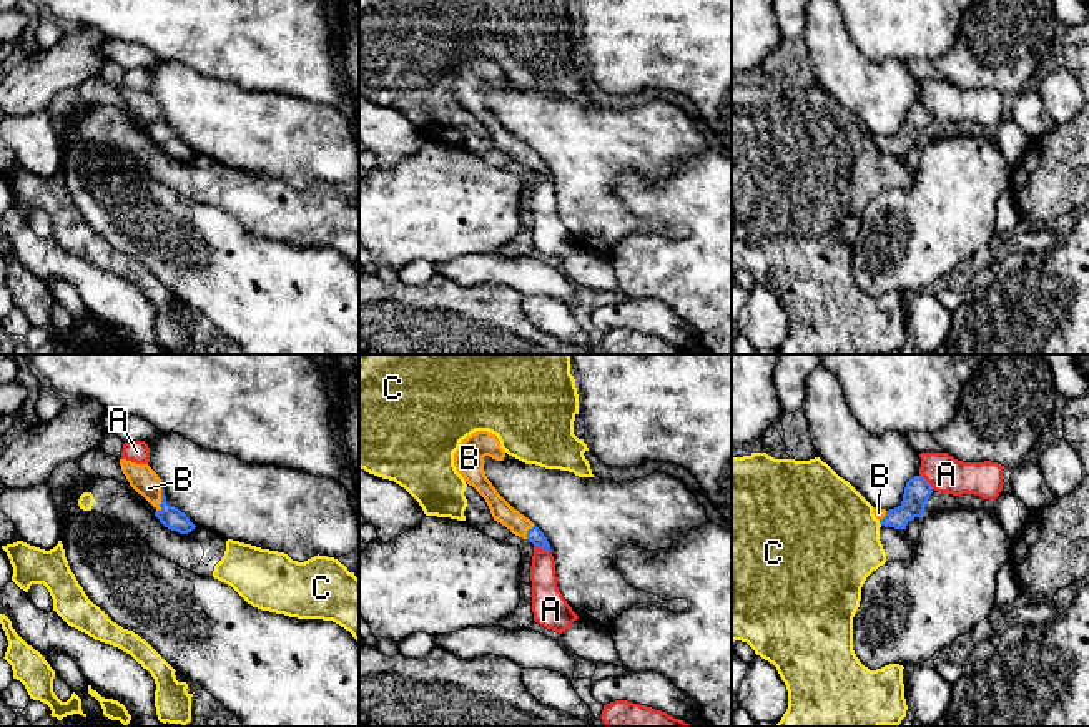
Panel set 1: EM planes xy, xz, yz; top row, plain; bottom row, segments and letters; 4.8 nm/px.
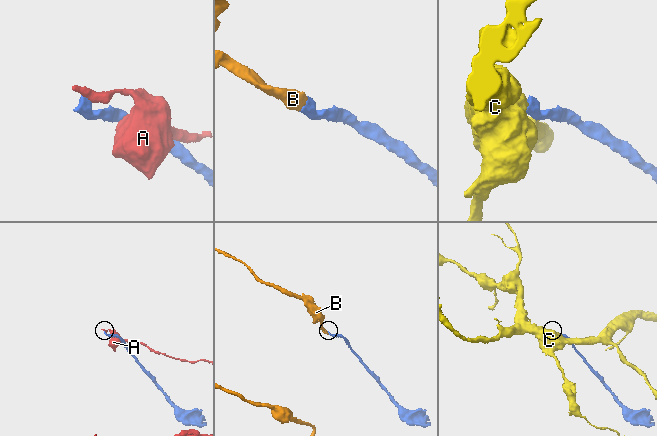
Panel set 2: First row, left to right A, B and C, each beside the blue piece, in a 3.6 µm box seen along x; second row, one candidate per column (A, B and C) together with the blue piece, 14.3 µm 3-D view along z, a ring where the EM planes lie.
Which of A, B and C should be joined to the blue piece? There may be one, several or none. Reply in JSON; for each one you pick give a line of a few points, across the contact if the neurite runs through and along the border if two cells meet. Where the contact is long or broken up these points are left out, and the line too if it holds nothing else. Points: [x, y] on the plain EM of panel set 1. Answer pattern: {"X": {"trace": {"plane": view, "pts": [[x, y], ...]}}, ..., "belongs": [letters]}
{"B": {"trace": {"plane": "xy", "pts": [[170, 143], [162, 133], [162, 125], [142, 105]]}}, "belongs": ["B"]}

